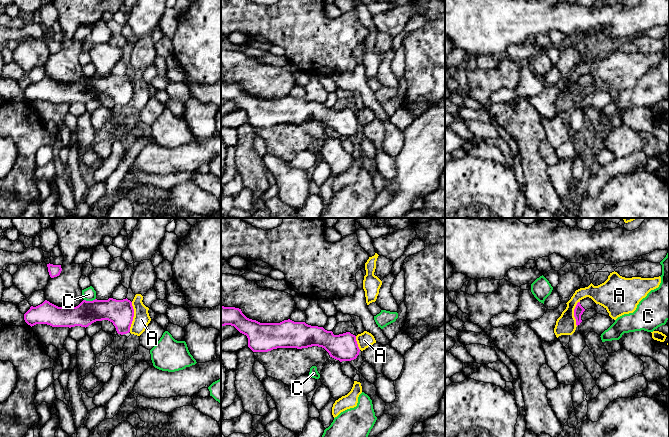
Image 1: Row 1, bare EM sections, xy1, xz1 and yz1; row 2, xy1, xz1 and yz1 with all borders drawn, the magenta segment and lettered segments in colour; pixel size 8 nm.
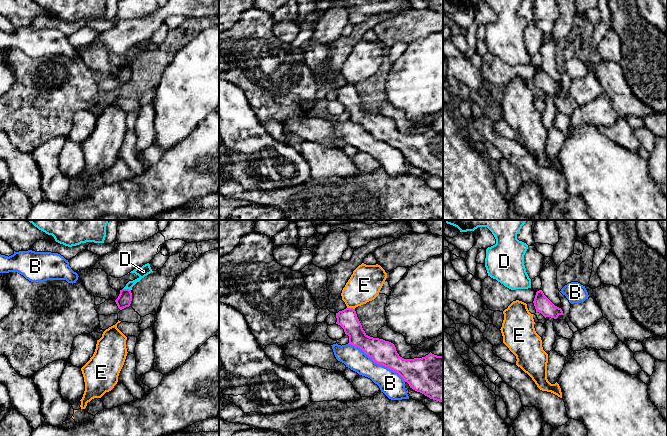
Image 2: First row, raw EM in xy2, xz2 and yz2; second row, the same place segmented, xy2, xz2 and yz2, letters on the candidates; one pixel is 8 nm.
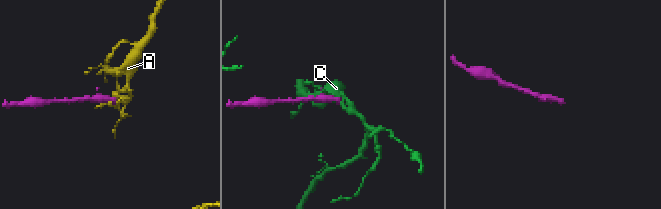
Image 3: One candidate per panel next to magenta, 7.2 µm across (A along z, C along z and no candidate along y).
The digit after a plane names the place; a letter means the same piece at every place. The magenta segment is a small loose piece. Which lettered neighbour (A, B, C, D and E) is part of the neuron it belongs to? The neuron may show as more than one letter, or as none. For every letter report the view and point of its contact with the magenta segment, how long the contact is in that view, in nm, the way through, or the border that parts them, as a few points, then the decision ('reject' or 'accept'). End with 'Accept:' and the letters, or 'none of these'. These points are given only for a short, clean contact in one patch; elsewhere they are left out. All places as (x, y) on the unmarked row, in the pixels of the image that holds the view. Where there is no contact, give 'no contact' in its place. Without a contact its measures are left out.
A: contact xy1 (133, 92); length 240 nm; border xy1 (132, 78), (133, 96), (129, 107); reject
B: contact xz2 (377, 139); length 550 nm; reject
C: contact xy1 (89, 77); length 100 nm; border xy1 (95, 74), (84, 76); reject
D: contact xy2 (127, 65); length 70 nm; border xy2 (123, 64), (130, 66); reject
E: contact xz2 (351, 84); length 70 nm; border xz2 (347, 83), (354, 85); reject
Accept: none of these

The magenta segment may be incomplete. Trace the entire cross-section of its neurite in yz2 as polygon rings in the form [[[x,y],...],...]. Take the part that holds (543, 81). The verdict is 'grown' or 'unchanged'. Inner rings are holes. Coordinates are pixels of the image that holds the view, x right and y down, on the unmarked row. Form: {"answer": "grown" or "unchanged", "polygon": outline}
{"answer": "grown", "polygon": [[[542,66],[536,68],[534,77],[527,80],[527,84],[531,90],[541,89],[545,94],[551,93],[557,95],[559,91],[563,91],[561,84],[555,82],[543,69]]]}

